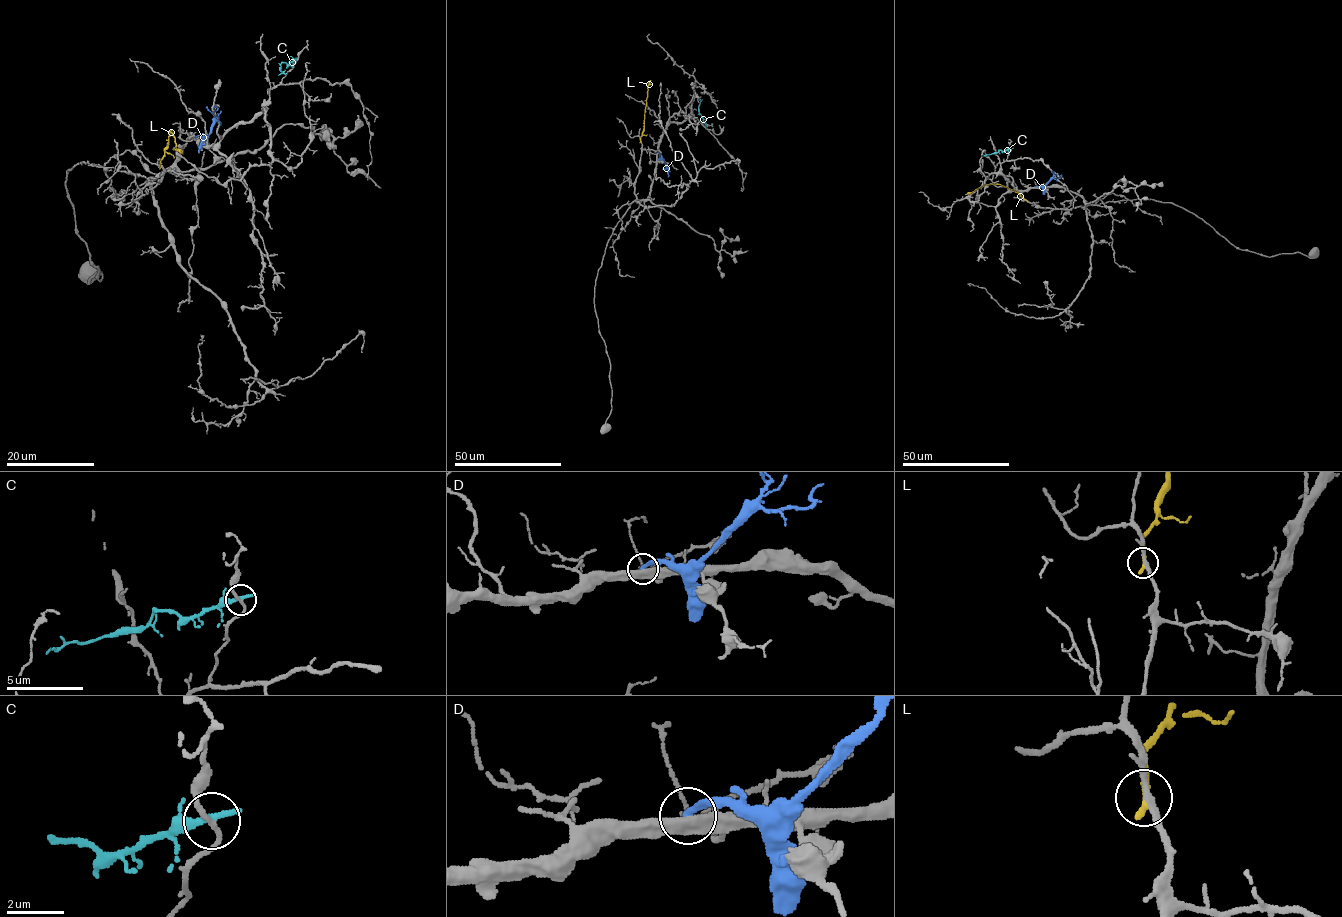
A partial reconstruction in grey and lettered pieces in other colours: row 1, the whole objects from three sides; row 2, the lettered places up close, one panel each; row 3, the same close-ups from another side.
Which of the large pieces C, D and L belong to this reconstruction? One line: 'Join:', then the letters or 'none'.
Join: none

